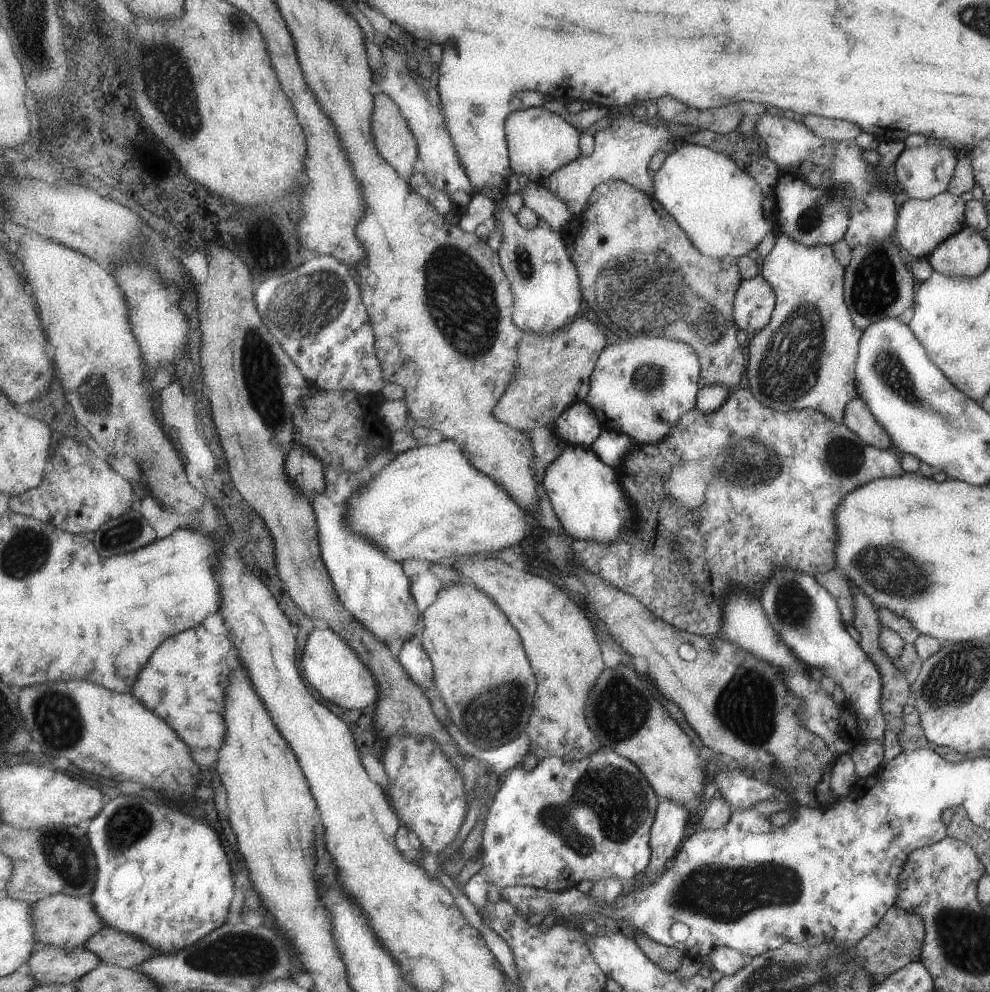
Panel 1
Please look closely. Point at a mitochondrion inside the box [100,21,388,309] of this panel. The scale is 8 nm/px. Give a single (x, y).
(167, 79)

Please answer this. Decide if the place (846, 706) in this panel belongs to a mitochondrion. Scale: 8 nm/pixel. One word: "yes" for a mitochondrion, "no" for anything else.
no

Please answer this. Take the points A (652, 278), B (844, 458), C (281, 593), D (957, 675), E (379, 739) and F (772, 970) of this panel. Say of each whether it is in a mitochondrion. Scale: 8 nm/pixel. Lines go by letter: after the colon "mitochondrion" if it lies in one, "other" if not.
A: mitochondrion
B: mitochondrion
C: other
D: mitochondrion
E: other
F: mitochondrion

